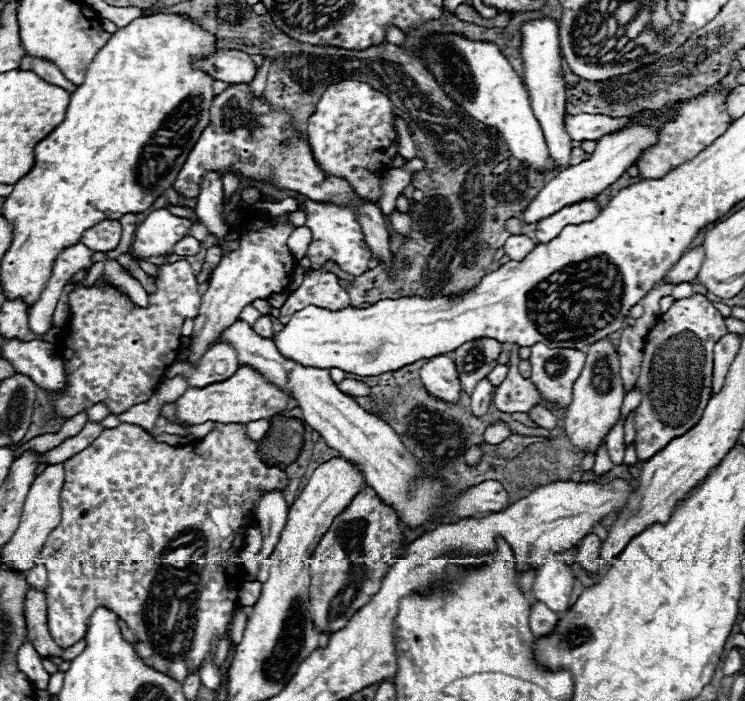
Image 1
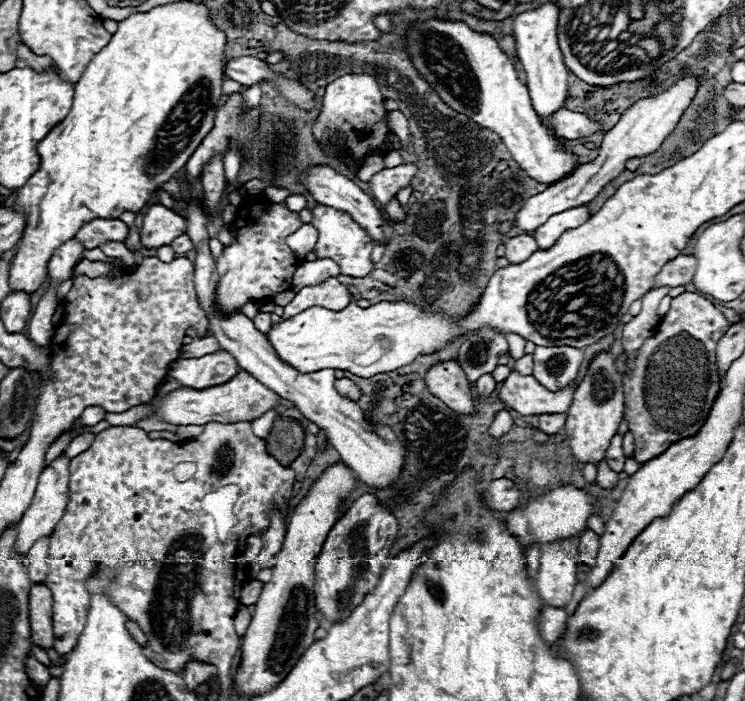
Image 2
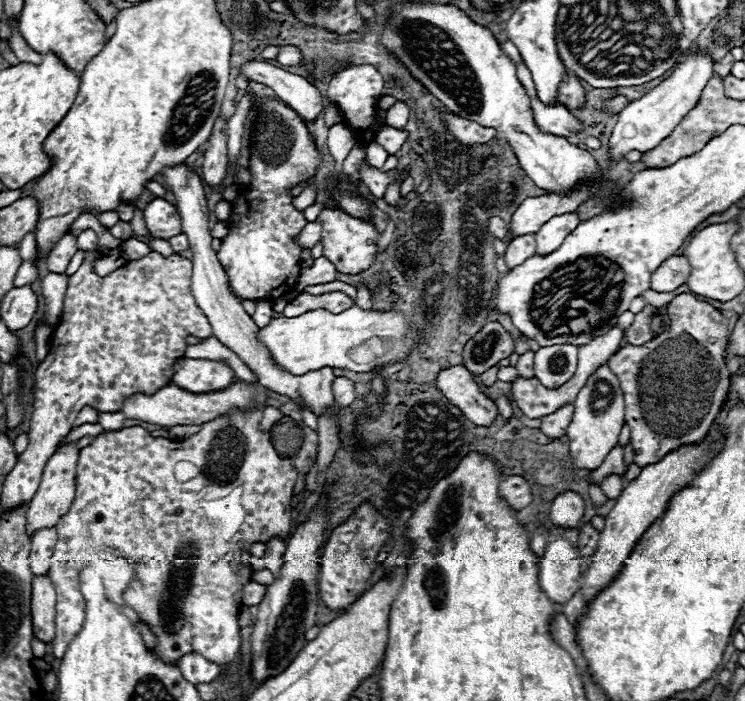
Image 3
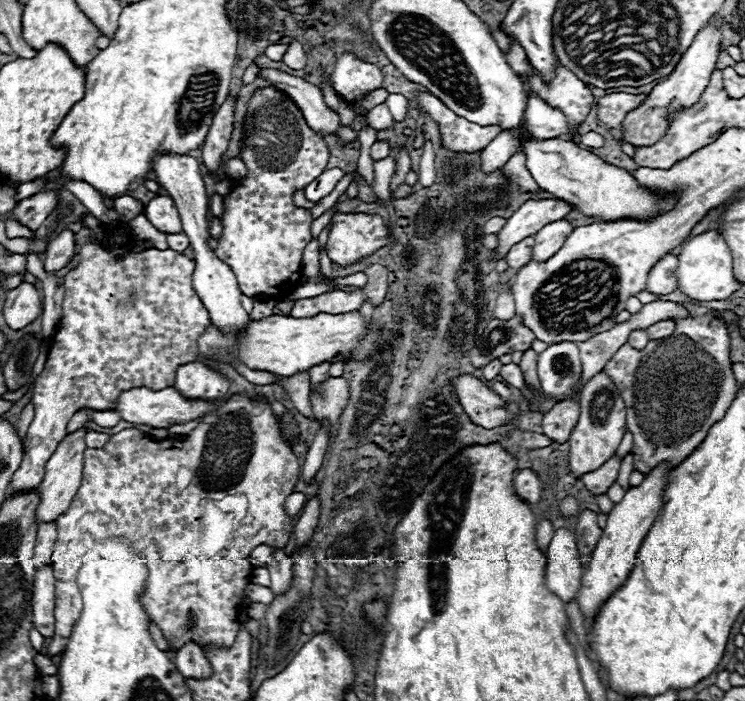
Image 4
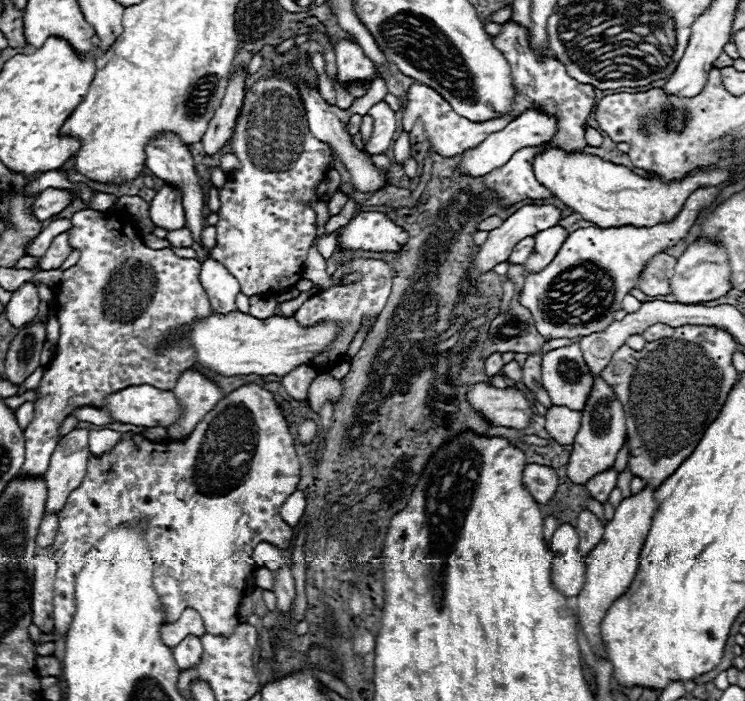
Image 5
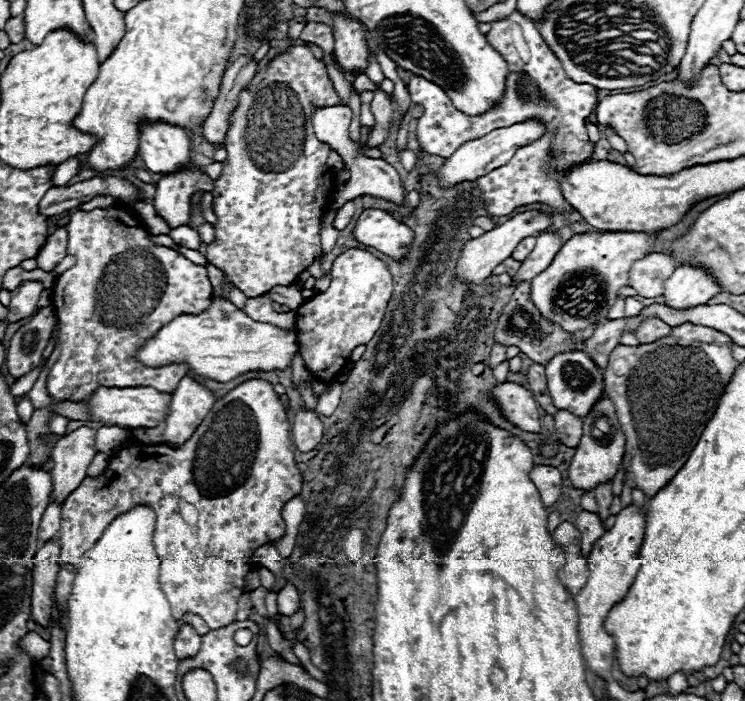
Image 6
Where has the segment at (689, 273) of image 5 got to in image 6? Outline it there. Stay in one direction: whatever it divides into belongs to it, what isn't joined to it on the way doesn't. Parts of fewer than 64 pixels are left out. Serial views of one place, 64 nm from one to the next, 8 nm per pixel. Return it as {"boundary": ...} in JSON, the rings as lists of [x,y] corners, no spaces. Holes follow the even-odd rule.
{"boundary":[[[680,264],[664,282],[664,304],[670,308],[690,308],[706,304],[720,292],[720,284],[708,270],[696,264]]]}

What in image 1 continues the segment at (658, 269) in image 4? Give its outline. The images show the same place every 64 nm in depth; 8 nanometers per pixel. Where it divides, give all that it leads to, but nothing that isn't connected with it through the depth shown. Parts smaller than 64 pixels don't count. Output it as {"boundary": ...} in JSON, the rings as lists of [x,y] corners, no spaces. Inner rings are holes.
{"boundary":[[[696,246],[692,250],[688,250],[666,274],[666,278],[670,280],[670,284],[680,284],[680,282],[690,282],[692,278],[698,276],[700,266],[704,262],[704,248]]]}

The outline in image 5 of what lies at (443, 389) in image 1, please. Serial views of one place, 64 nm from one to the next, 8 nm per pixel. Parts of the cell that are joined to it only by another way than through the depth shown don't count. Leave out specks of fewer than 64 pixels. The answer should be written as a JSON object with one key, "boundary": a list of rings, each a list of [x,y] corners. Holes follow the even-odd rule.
{"boundary":[[[486,384],[468,386],[468,404],[492,426],[524,428],[530,422],[530,400],[516,388],[498,390]]]}

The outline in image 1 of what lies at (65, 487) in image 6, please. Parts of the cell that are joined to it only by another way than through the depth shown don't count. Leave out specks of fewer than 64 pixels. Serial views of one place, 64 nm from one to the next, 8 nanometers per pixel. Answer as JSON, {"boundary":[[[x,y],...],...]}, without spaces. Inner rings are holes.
{"boundary":[[[54,464],[48,466],[30,486],[22,514],[20,514],[20,524],[12,536],[12,540],[4,546],[2,550],[2,562],[12,568],[14,572],[28,572],[34,566],[34,560],[38,552],[42,550],[48,534],[58,526],[60,522],[60,488],[64,484],[64,464]]]}

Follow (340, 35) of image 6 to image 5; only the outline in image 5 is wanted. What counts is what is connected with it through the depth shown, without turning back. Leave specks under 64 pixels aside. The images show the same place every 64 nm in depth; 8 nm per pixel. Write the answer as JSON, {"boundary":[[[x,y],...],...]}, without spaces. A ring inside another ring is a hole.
{"boundary":[[[342,40],[336,44],[336,80],[342,84],[374,82],[378,70],[370,58],[364,56],[356,42]]]}

